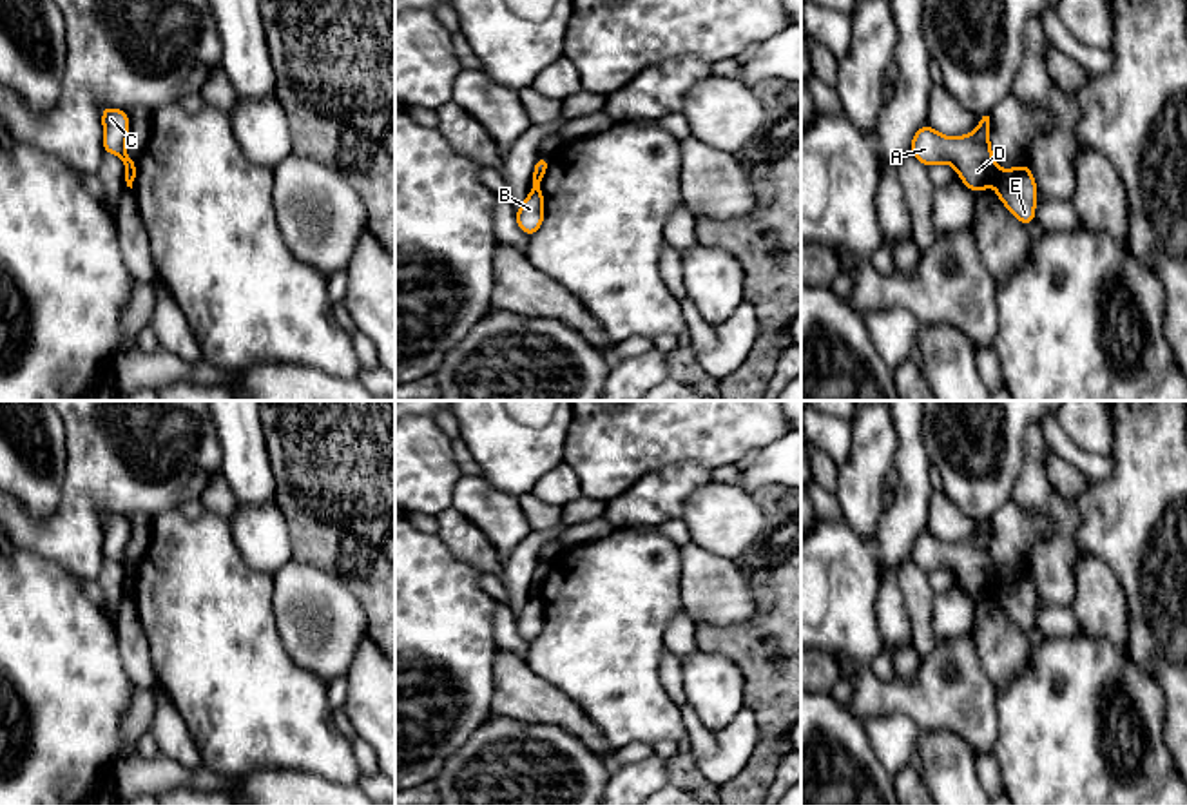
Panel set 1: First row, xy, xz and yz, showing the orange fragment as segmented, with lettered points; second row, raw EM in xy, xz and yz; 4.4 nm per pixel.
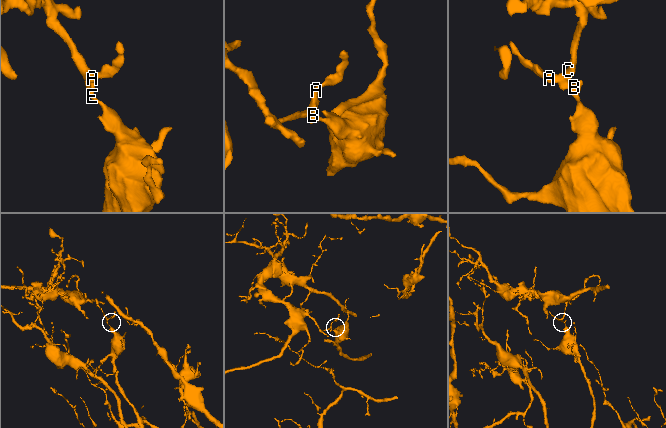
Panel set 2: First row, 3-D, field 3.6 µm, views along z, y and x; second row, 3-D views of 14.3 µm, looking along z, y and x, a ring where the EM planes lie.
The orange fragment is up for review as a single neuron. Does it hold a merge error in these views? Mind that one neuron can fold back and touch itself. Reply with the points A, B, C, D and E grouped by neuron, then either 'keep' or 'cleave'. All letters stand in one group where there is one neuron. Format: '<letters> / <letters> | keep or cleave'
A C D / B E | cleave

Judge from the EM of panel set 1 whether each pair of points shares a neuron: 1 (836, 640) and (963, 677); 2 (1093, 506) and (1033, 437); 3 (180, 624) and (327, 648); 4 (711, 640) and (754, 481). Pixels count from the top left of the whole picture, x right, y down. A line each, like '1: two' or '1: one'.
1: two
2: two
3: two
4: two

